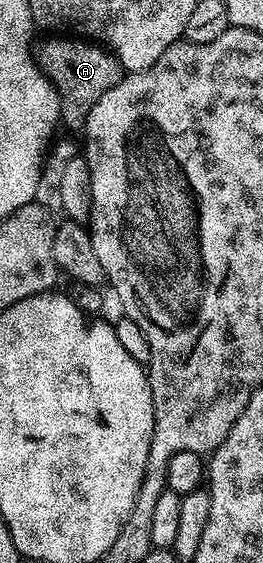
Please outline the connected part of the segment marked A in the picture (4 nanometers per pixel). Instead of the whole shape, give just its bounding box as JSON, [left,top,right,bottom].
[33,36,123,131]

